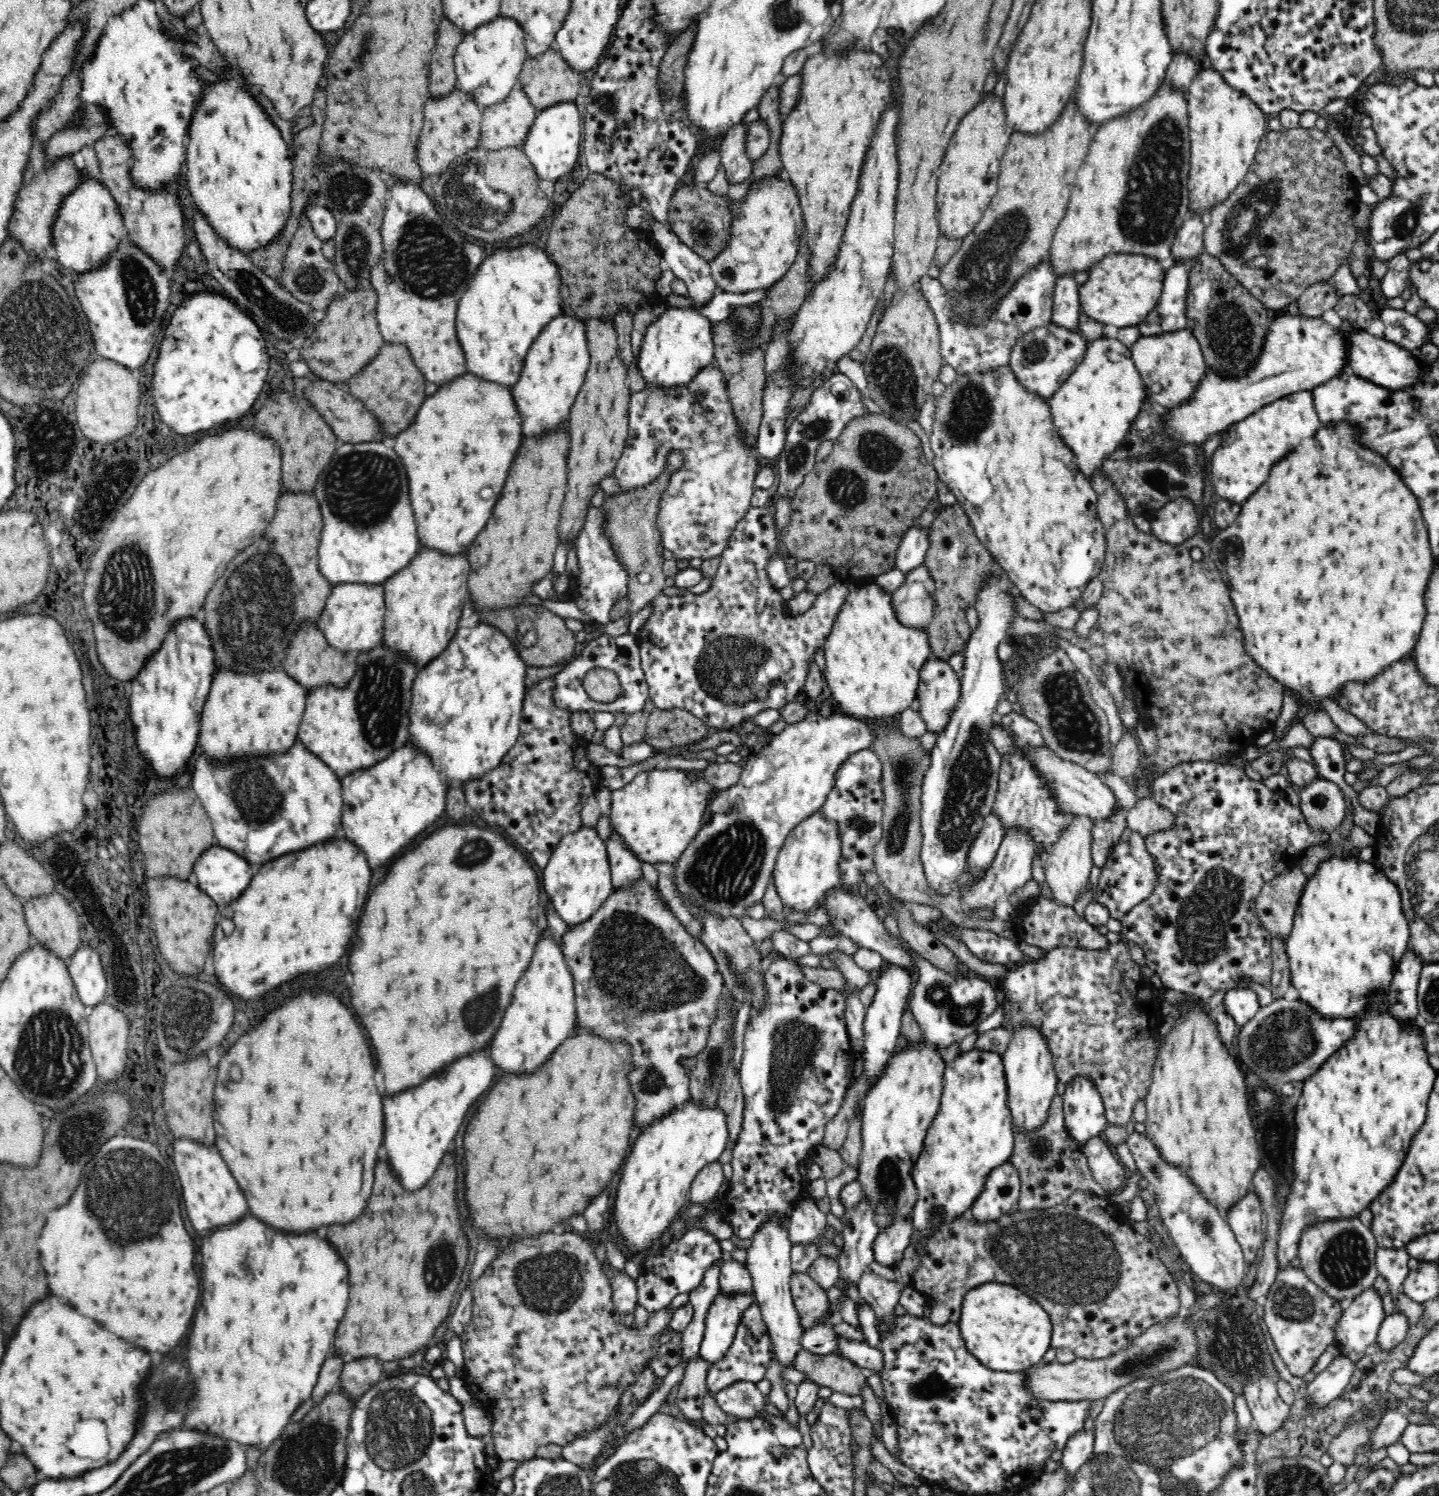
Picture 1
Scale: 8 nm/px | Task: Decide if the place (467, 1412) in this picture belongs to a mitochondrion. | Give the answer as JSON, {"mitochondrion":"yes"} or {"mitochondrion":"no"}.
{"mitochondrion":"no"}

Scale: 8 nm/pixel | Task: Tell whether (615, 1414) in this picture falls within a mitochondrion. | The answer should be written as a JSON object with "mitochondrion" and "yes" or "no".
{"mitochondrion":"no"}

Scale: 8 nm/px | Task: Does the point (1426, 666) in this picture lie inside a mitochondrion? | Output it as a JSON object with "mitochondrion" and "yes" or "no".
{"mitochondrion":"no"}

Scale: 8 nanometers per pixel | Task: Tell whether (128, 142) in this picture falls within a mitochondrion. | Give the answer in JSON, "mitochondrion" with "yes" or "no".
{"mitochondrion":"no"}

